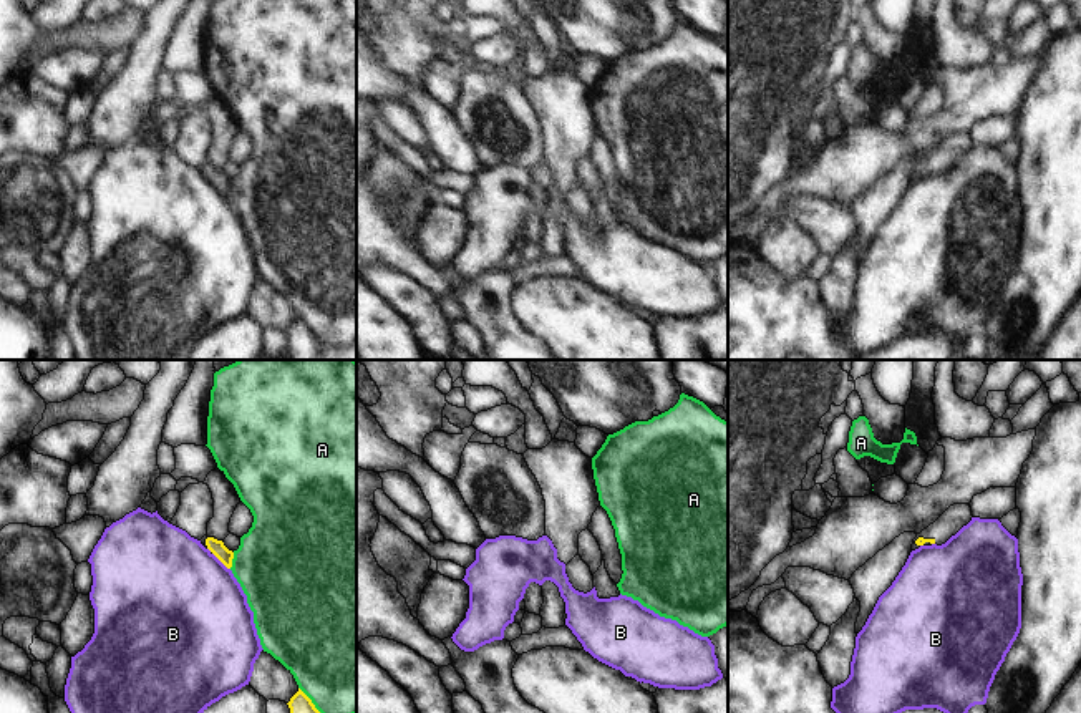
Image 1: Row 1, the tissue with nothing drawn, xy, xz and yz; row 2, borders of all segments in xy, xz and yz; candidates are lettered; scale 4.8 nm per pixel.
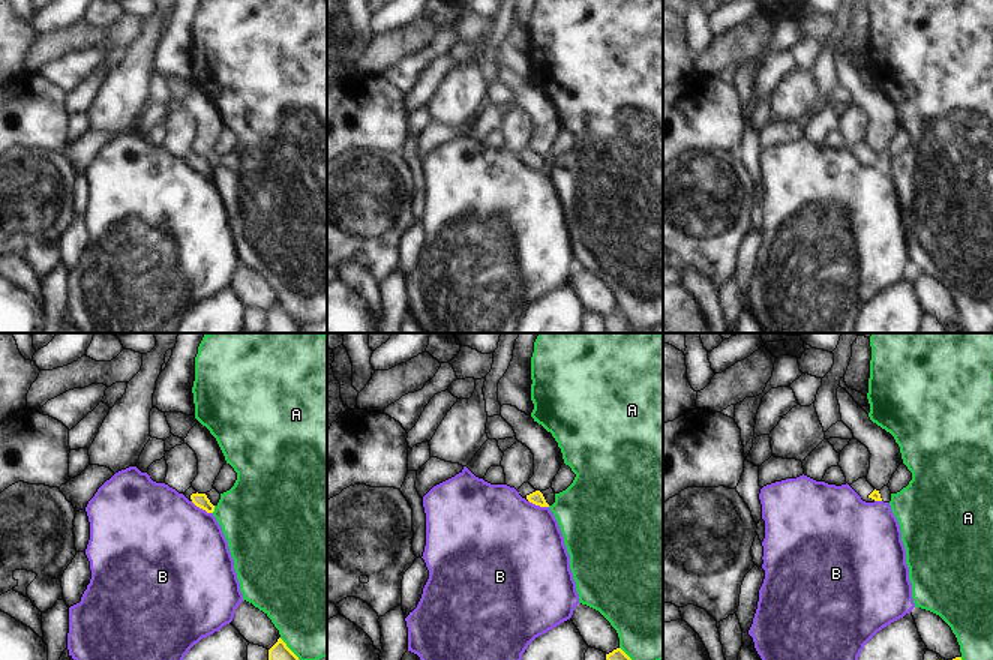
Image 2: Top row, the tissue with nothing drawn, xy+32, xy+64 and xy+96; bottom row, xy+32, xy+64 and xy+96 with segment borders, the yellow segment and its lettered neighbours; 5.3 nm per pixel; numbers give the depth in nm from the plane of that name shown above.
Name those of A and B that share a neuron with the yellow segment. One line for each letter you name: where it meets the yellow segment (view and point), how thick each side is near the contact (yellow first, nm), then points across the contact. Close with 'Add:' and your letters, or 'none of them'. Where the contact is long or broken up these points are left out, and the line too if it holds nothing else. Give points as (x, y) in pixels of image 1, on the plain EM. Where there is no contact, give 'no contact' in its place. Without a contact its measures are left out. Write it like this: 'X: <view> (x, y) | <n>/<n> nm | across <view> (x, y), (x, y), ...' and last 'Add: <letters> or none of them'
Add: none of them

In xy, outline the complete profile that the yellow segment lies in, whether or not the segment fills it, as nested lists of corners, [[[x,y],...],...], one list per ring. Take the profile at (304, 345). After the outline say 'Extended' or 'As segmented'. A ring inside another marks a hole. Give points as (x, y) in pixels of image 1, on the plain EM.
[[[300,317],[287,333],[290,337],[290,360],[323,360],[325,345]]]. As segmented

